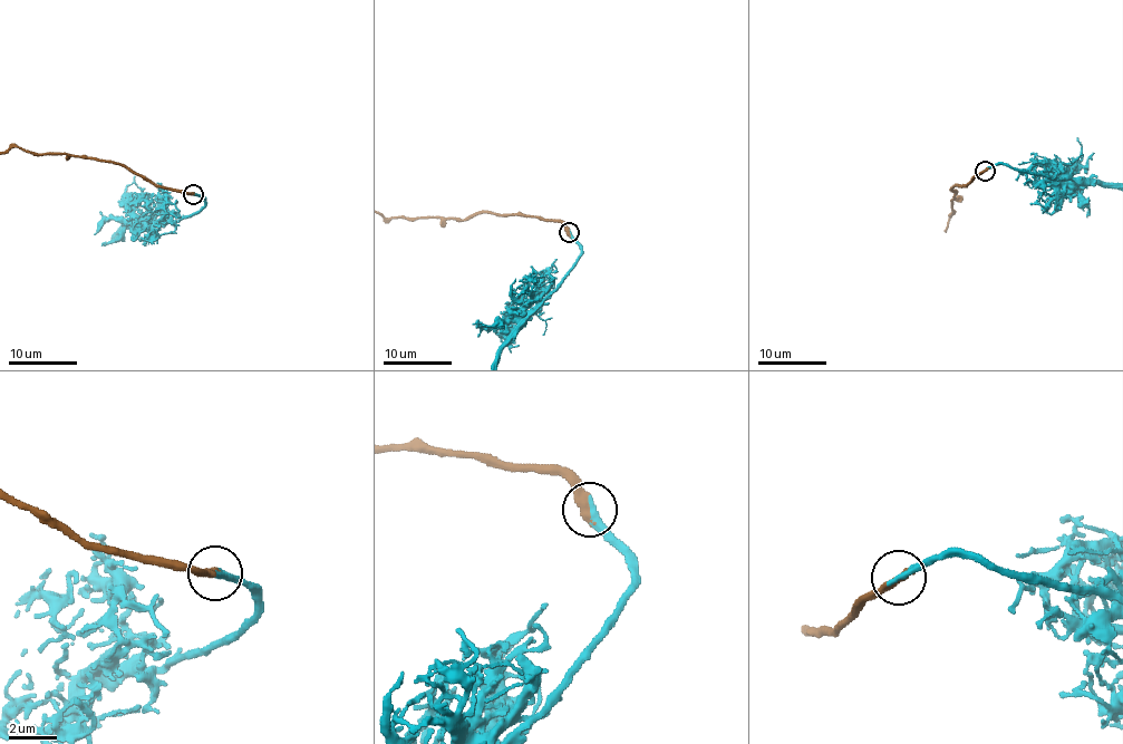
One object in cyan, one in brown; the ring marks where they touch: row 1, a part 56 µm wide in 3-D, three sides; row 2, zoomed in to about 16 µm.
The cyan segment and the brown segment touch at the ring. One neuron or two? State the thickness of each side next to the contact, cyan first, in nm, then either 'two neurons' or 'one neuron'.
320 nm thick on the cyan side, 420 nm on the other; one neuron

